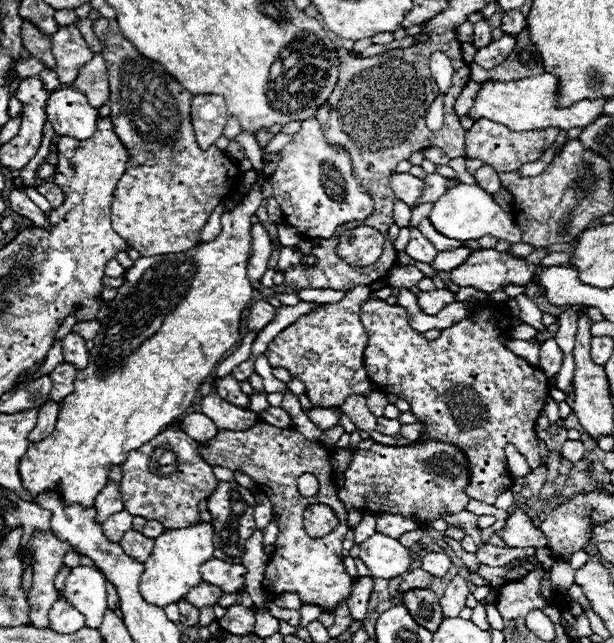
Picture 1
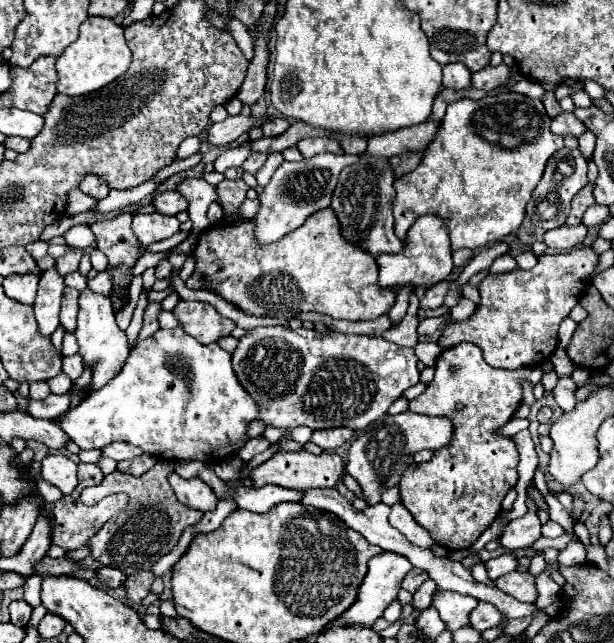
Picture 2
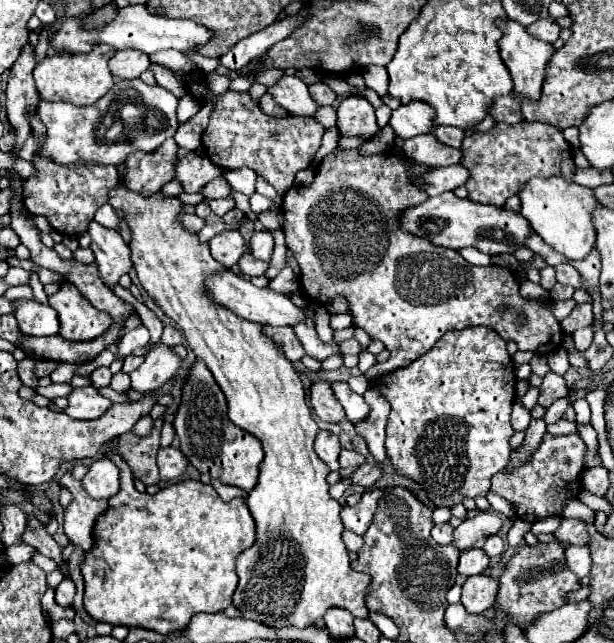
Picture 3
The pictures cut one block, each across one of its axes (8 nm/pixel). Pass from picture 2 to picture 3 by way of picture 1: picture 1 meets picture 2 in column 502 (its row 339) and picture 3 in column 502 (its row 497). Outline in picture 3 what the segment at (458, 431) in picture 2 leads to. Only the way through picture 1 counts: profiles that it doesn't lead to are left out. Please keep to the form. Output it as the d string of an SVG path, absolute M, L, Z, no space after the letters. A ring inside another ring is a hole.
M546 432L536 452L522 466L514 470L500 470L496 476L492 476L490 490L502 496L506 502L510 502L516 510L516 516L522 520L538 522L562 516L564 504L576 500L582 490L580 476L584 470L584 460L586 460L586 444L578 436L578 432L566 436L554 436Z

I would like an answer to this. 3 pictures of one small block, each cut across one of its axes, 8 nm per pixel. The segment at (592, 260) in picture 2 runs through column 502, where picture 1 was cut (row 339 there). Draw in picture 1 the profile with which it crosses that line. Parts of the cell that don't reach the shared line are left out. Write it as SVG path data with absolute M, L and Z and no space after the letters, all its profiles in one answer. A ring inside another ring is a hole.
M354 286L336 304L324 304L300 316L284 328L264 352L272 368L286 368L292 376L304 382L306 396L314 408L338 408L352 394L368 396L376 388L364 370L364 348L368 334L360 322L360 306L370 296L368 286Z

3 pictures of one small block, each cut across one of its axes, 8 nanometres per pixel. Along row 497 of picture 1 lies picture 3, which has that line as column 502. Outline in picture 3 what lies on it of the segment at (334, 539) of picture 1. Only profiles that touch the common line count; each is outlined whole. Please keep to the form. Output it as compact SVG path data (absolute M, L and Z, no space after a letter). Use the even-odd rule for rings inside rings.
M334 150L334 152L330 152L328 156L324 156L324 160L320 162L320 166L316 168L316 178L314 178L314 184L312 184L312 186L294 186L294 188L290 188L290 190L284 194L284 200L282 200L282 214L284 214L284 218L286 218L286 222L284 222L286 246L294 252L294 258L296 258L296 262L298 262L298 266L300 266L300 282L302 282L302 288L306 290L306 292L304 292L306 298L308 298L310 302L314 302L314 304L328 304L328 302L332 302L334 298L342 296L342 298L348 302L350 314L352 314L352 318L354 318L354 322L352 322L354 328L362 328L362 330L366 330L366 332L370 334L370 338L382 340L385 348L388 348L388 350L392 352L390 360L385 363L376 363L366 372L366 378L372 380L372 378L376 378L376 376L380 376L380 374L398 370L398 368L402 368L402 366L406 366L406 364L414 362L416 358L420 358L422 354L426 354L426 352L428 352L446 332L450 332L450 330L464 330L466 326L468 326L468 328L470 328L470 326L486 326L486 328L492 328L492 330L496 330L504 340L514 340L514 342L518 344L518 350L530 350L530 352L534 352L534 354L546 354L546 346L548 346L548 352L556 350L556 348L560 346L560 342L562 342L562 336L564 336L562 330L560 330L558 320L556 320L554 314L550 312L550 306L548 306L548 304L544 306L542 302L526 302L526 300L520 298L520 294L518 294L518 284L516 284L516 274L514 274L512 270L500 268L500 266L494 266L494 264L492 264L492 266L472 266L472 264L468 264L468 262L460 256L460 252L448 250L448 248L440 248L440 246L434 246L434 244L430 244L426 238L418 238L418 236L412 236L412 234L400 230L400 220L398 220L398 216L402 214L402 210L408 208L408 206L418 204L418 202L420 202L420 196L422 196L422 200L428 198L422 190L418 190L418 188L414 188L412 184L408 184L408 174L410 174L410 172L406 170L406 166L404 166L392 152L384 152L384 154L376 154L376 156L366 156L366 158L364 158L364 156L358 154L358 150ZM502 304L512 306L512 310L502 312L502 310L500 310Z

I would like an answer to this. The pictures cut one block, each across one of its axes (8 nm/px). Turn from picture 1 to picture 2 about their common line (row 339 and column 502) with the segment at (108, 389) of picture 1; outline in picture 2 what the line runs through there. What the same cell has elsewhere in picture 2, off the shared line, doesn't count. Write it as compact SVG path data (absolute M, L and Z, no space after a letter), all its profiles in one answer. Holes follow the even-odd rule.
M506 92L496 96L484 96L482 100L462 98L448 106L440 132L432 142L432 148L424 152L422 162L410 174L404 174L394 182L394 232L400 240L406 240L410 226L426 214L444 220L452 250L460 248L484 248L500 242L508 234L516 232L526 216L526 204L532 200L532 192L538 186L548 158L564 146L560 136L550 132L550 116L540 100L532 100L524 94Z

